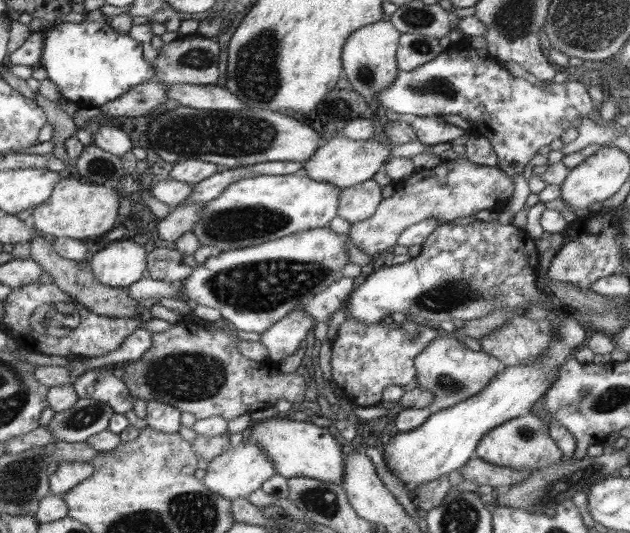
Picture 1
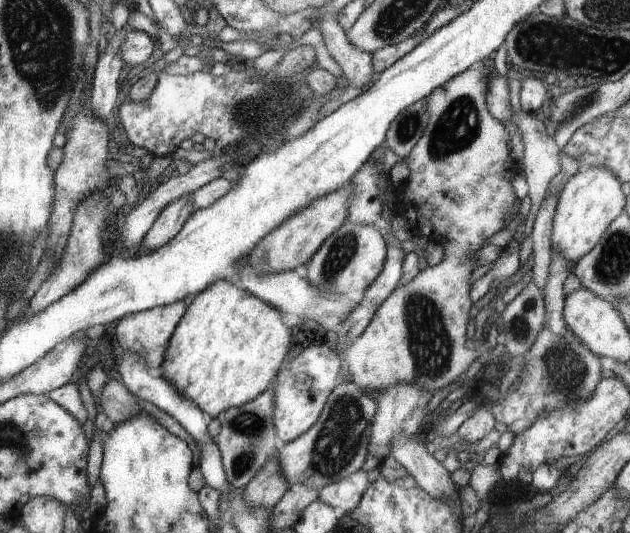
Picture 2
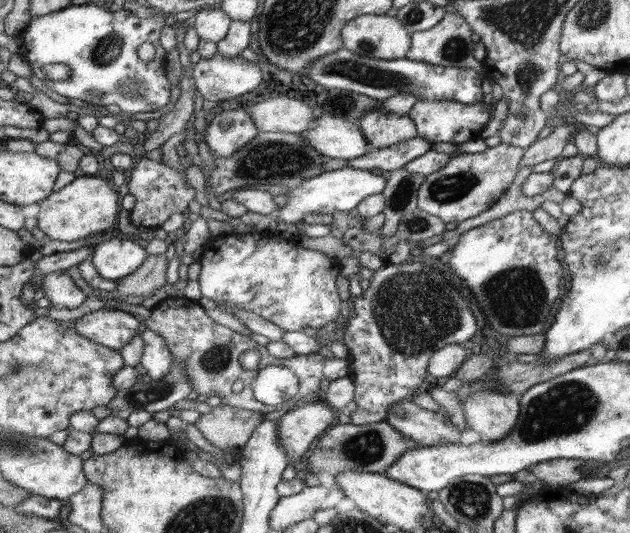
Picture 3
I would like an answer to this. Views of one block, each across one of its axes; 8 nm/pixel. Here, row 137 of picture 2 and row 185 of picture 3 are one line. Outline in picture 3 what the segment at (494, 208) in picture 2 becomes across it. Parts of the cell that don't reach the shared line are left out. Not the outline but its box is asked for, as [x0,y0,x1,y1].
[417,143,525,224]

